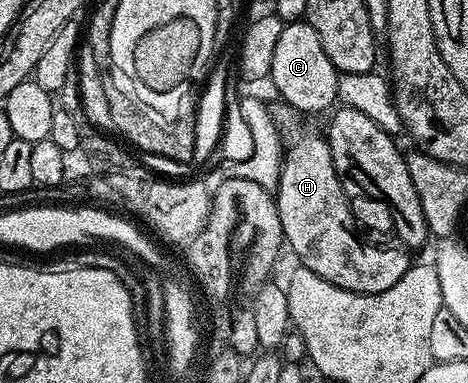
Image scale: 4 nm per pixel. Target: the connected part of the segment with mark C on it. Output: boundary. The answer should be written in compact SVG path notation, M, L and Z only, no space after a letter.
M307 21L284 24L278 37L278 45L274 48L270 83L276 86L277 93L294 110L305 111L308 115L316 115L324 110L327 112L337 102L340 77L341 74L330 61L330 57L326 57L326 49L322 49L322 40L318 38L314 25Z

